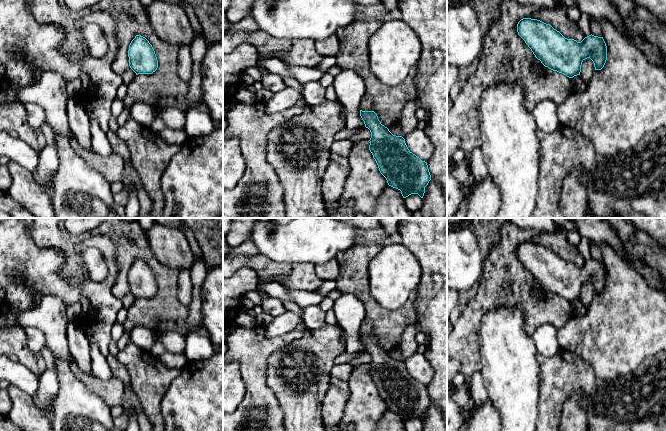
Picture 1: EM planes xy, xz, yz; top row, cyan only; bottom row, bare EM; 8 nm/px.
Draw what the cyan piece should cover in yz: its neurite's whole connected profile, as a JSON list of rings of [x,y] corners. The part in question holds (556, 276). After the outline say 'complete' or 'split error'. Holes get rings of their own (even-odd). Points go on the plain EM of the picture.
[[[531,242],[521,243],[517,256],[545,291],[569,302],[580,299],[582,286],[587,282],[593,285],[595,294],[601,294],[607,284],[603,261],[591,258],[577,266],[565,262],[551,249]]]; complete

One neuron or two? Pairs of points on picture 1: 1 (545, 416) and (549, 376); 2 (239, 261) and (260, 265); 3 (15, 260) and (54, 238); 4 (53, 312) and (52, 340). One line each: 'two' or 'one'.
1: one
2: one
3: two
4: one

